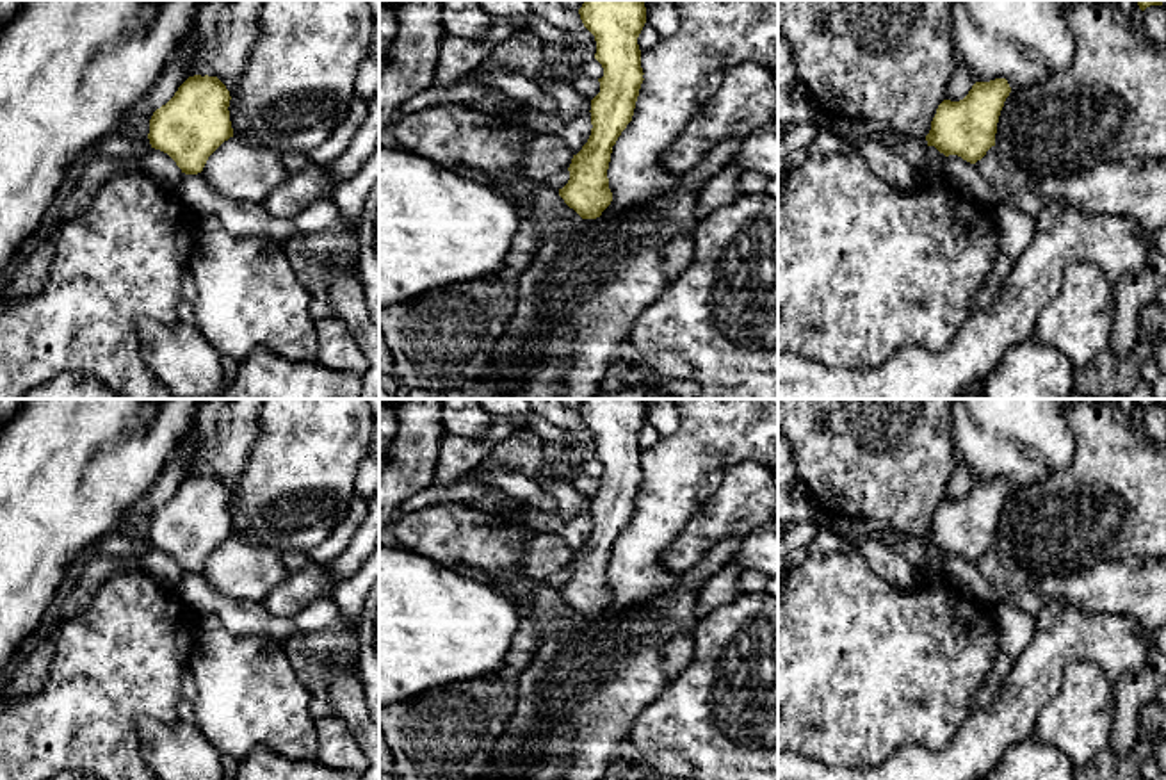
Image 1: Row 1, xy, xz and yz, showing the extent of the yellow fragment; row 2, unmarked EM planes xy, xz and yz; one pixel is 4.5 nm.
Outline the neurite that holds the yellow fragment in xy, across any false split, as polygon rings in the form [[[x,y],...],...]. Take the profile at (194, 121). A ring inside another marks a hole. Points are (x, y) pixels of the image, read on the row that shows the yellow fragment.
[[[189,77],[174,96],[157,109],[150,119],[150,144],[167,153],[185,175],[203,171],[208,157],[230,137],[233,128],[230,121],[230,91],[217,77]]]

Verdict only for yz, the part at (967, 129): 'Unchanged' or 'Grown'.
Unchanged

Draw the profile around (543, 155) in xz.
[[[534,134],[522,142],[522,160],[518,173],[534,183],[539,183],[552,175],[568,169],[571,158],[571,150],[559,135]]]

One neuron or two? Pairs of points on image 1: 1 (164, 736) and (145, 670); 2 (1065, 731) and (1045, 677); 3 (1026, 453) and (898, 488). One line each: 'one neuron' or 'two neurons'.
1: two neurons
2: two neurons
3: two neurons

